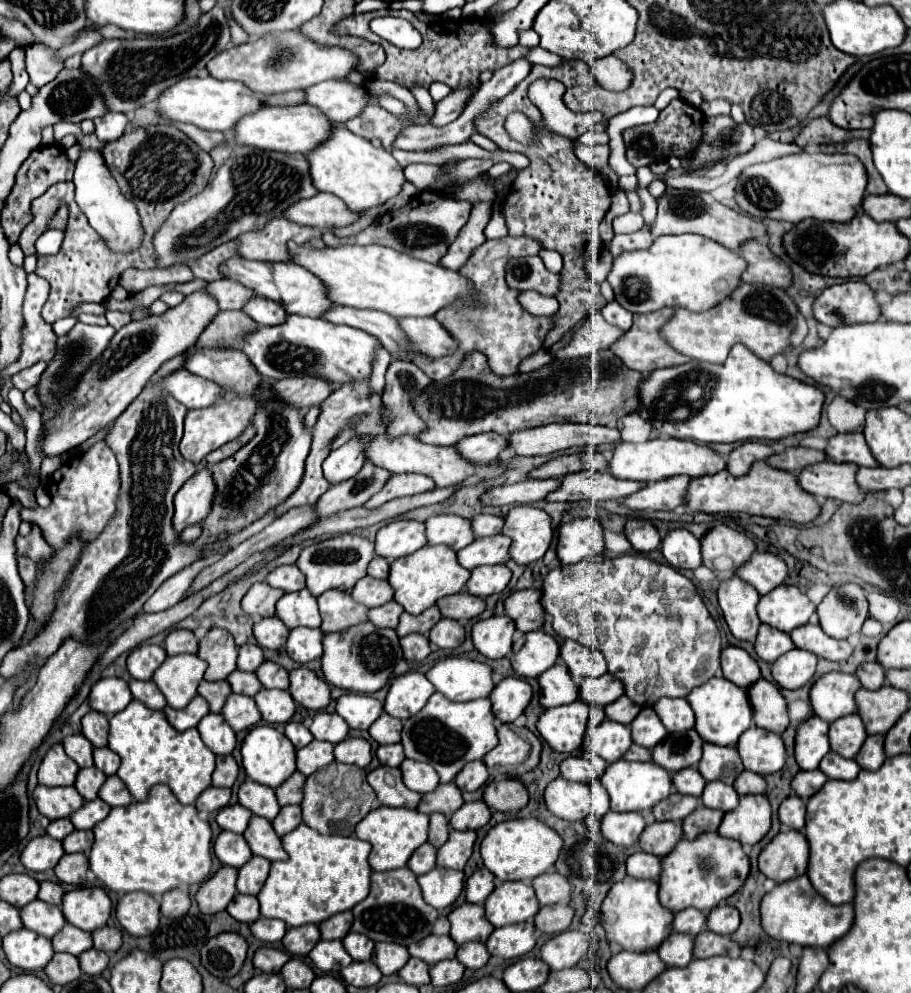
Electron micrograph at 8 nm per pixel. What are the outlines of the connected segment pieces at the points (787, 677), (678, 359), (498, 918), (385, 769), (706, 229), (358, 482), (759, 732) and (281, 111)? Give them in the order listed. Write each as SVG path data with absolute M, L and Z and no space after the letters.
M795 648L771 664L771 674L781 688L795 690L805 686L813 678L815 666L817 666L815 654Z
M663 308L657 312L649 312L649 314L633 314L633 328L629 328L627 334L611 346L611 352L615 356L619 356L627 368L643 372L643 374L649 374L659 368L669 368L669 366L679 366L679 364L689 362L691 360L689 356L675 352L659 334L663 324L673 316L673 312L675 312L673 308Z
M501 882L485 900L485 916L495 928L525 922L537 912L539 902L529 882Z
M379 766L367 774L367 782L377 794L377 800L383 806L403 806L415 810L415 806L421 800L421 794L411 792L403 780L399 768L389 768L389 766Z
M667 188L665 194L659 200L659 214L655 224L651 226L653 236L665 236L665 234L701 234L705 238L711 238L731 250L737 250L747 240L767 242L767 228L761 220L751 218L747 214L741 214L737 210L731 210L717 202L709 192L693 192L693 190L675 190Z
M367 460L365 466L359 470L359 474L355 474L355 478L343 480L343 484L331 486L319 498L319 502L317 502L319 520L327 518L331 514L337 514L341 510L347 510L347 508L363 506L375 492L379 492L379 488L383 488L383 484L389 478L391 478L391 472L371 464L371 460Z
M751 726L737 742L743 766L755 774L767 776L785 766L785 744L779 734Z
M299 104L289 108L277 108L277 106L263 106L259 112L245 116L235 126L235 142L245 146L255 146L263 150L277 150L287 154L307 154L311 148L317 148L317 144L323 144L327 136L331 136L331 128L335 124L327 120L319 112L319 108L313 108L311 104Z

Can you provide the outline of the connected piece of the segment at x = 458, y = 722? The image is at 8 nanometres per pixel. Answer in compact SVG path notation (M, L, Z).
M435 692L419 714L403 722L401 744L405 756L417 762L431 764L441 782L451 782L457 772L471 760L481 760L489 750L497 746L497 732L493 726L493 712L489 698L471 702L451 702L443 694Z

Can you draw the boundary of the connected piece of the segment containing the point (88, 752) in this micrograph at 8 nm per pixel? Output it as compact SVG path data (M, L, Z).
M75 734L75 736L63 738L63 748L65 748L67 756L77 762L79 768L93 766L93 746L89 744L89 740L85 736Z

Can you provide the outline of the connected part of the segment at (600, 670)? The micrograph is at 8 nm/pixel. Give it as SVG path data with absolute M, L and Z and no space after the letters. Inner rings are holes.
M565 640L561 646L561 660L569 668L571 678L583 680L587 676L603 676L607 672L607 664L603 660L603 654L597 650L585 648L583 644L575 640Z

